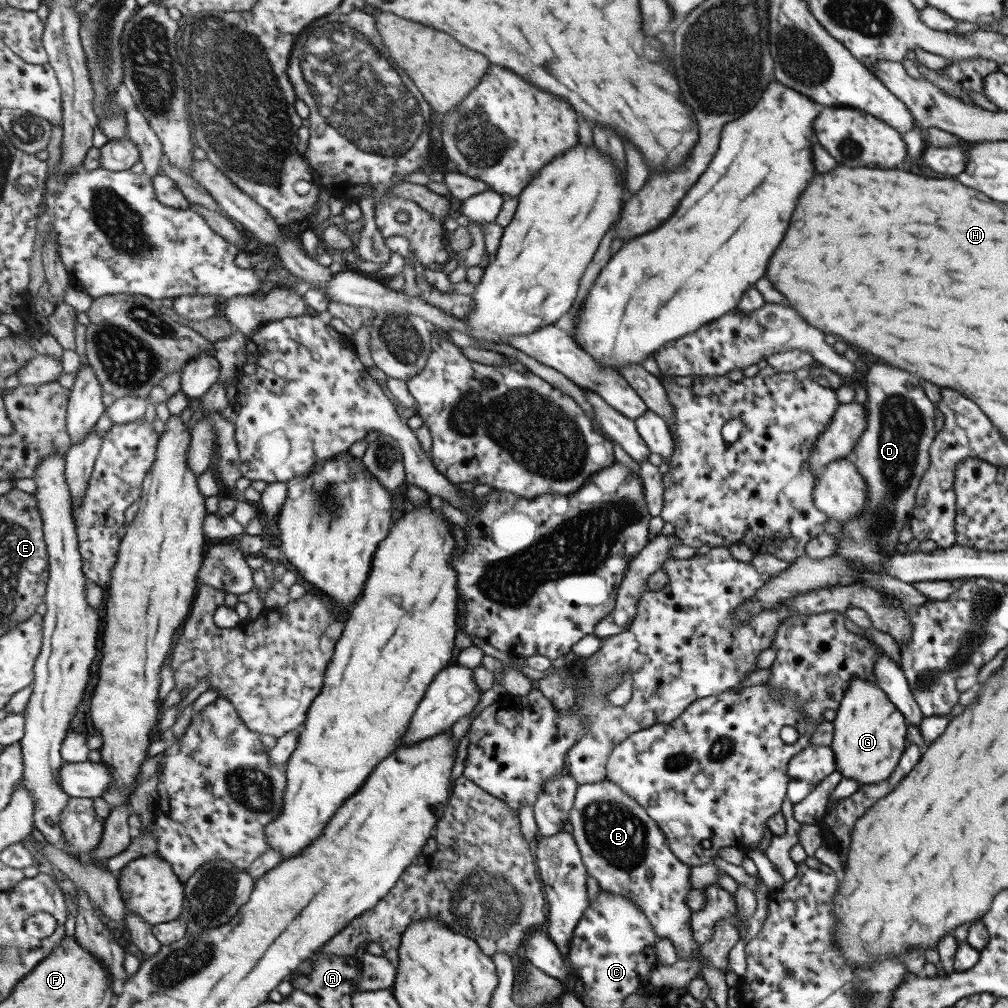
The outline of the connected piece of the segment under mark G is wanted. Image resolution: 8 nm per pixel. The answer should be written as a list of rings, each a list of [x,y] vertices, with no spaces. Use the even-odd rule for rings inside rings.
[[[853,679],[843,693],[835,711],[835,718],[830,722],[833,725],[833,734],[830,749],[833,751],[836,770],[843,778],[851,778],[860,784],[875,784],[885,780],[895,768],[899,757],[907,745],[905,739],[906,723],[904,717],[895,709],[893,703],[876,685],[861,679]]]

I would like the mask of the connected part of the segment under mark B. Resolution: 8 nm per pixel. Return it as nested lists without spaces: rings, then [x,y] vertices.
[[[604,777],[599,782],[580,785],[569,822],[573,826],[572,833],[582,852],[587,872],[595,878],[598,886],[604,891],[633,901],[651,923],[656,938],[667,938],[671,941],[678,959],[700,958],[699,944],[692,939],[689,926],[692,911],[686,903],[686,894],[693,889],[690,885],[689,866],[677,860],[667,849],[663,833],[647,816],[645,809],[631,800],[617,784]]]

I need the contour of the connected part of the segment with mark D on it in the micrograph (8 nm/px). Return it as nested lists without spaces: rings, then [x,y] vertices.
[[[867,364],[867,371],[860,374],[858,385],[867,392],[866,425],[864,431],[859,435],[851,452],[850,459],[855,465],[859,476],[865,481],[868,492],[864,509],[844,522],[839,522],[842,526],[833,536],[836,538],[836,550],[831,557],[843,557],[848,565],[856,572],[853,585],[873,588],[882,595],[898,599],[903,608],[919,606],[927,602],[923,594],[919,594],[913,586],[899,580],[899,578],[887,575],[880,562],[882,558],[891,556],[898,543],[899,530],[905,521],[909,520],[910,510],[914,505],[915,489],[920,481],[920,476],[928,467],[928,446],[936,435],[933,431],[933,403],[926,397],[920,379],[913,374],[909,374],[891,366],[881,366],[881,364]]]

